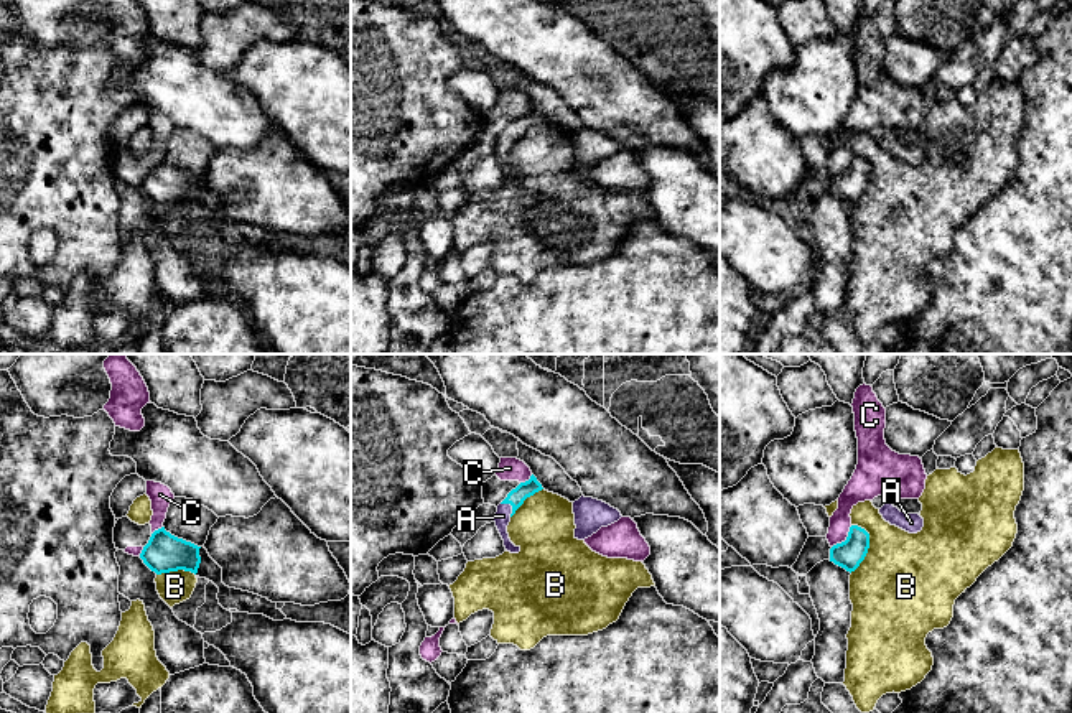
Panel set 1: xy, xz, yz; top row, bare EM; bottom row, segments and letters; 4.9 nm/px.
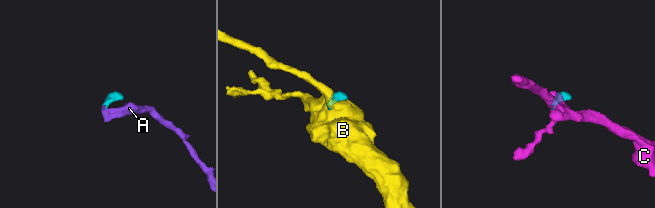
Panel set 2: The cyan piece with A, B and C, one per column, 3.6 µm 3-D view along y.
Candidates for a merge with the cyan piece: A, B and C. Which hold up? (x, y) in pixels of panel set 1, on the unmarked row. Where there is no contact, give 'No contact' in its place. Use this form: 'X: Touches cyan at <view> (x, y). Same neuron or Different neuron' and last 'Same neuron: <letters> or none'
A: Touches cyan at xz (511, 135). Same neuron
B: Touches cyan at yz (868, 178). Different neuron
C: Touches cyan at yz (847, 170). Different neuron
Same neuron: A

